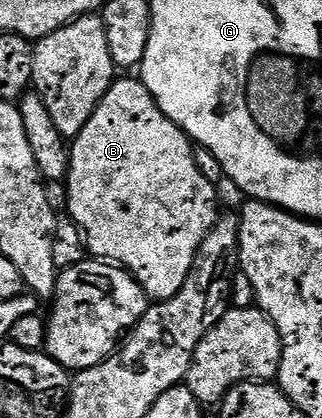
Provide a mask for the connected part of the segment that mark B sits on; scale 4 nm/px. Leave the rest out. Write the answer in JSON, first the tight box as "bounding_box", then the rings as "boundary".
{"bounding_box":[64,76,220,303],"boundary":[[[134,76],[119,77],[110,85],[108,92],[100,100],[96,112],[92,112],[88,124],[84,124],[84,128],[78,133],[78,137],[73,139],[72,145],[69,147],[70,168],[64,179],[66,206],[70,209],[67,210],[70,219],[86,235],[87,251],[95,259],[105,260],[113,265],[121,266],[123,270],[129,270],[130,275],[144,288],[147,299],[153,300],[155,303],[166,302],[172,296],[176,296],[176,292],[180,292],[180,288],[184,288],[184,280],[188,280],[200,244],[206,239],[208,232],[220,217],[218,194],[214,191],[217,190],[215,183],[209,182],[200,172],[200,168],[196,168],[194,146],[186,137],[186,133],[160,109],[157,100],[148,92],[146,85],[137,77],[130,77]]]}

